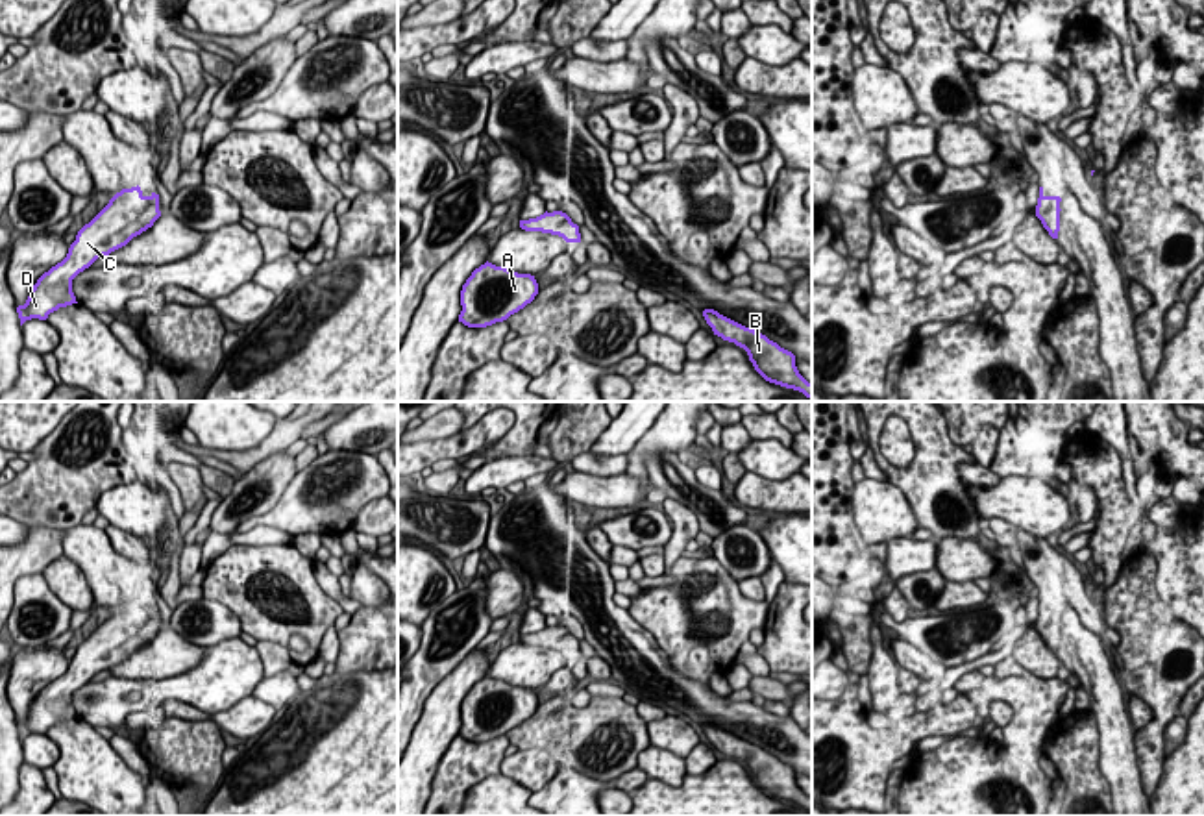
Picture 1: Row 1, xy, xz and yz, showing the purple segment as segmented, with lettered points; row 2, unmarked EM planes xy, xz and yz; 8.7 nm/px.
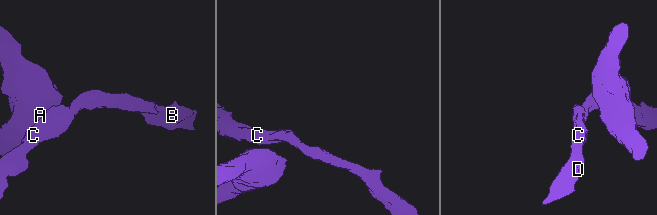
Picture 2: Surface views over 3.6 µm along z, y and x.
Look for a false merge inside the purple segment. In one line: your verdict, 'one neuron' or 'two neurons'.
one neuron

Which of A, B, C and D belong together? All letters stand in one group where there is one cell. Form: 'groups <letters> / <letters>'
groups A B C D

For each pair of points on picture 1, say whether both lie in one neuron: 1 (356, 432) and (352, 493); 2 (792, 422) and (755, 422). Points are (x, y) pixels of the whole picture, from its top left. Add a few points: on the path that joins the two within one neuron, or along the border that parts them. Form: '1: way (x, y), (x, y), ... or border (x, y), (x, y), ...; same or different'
1: border (328, 448), (359, 450), (376, 456); different
2: border (777, 420), (792, 433); different

